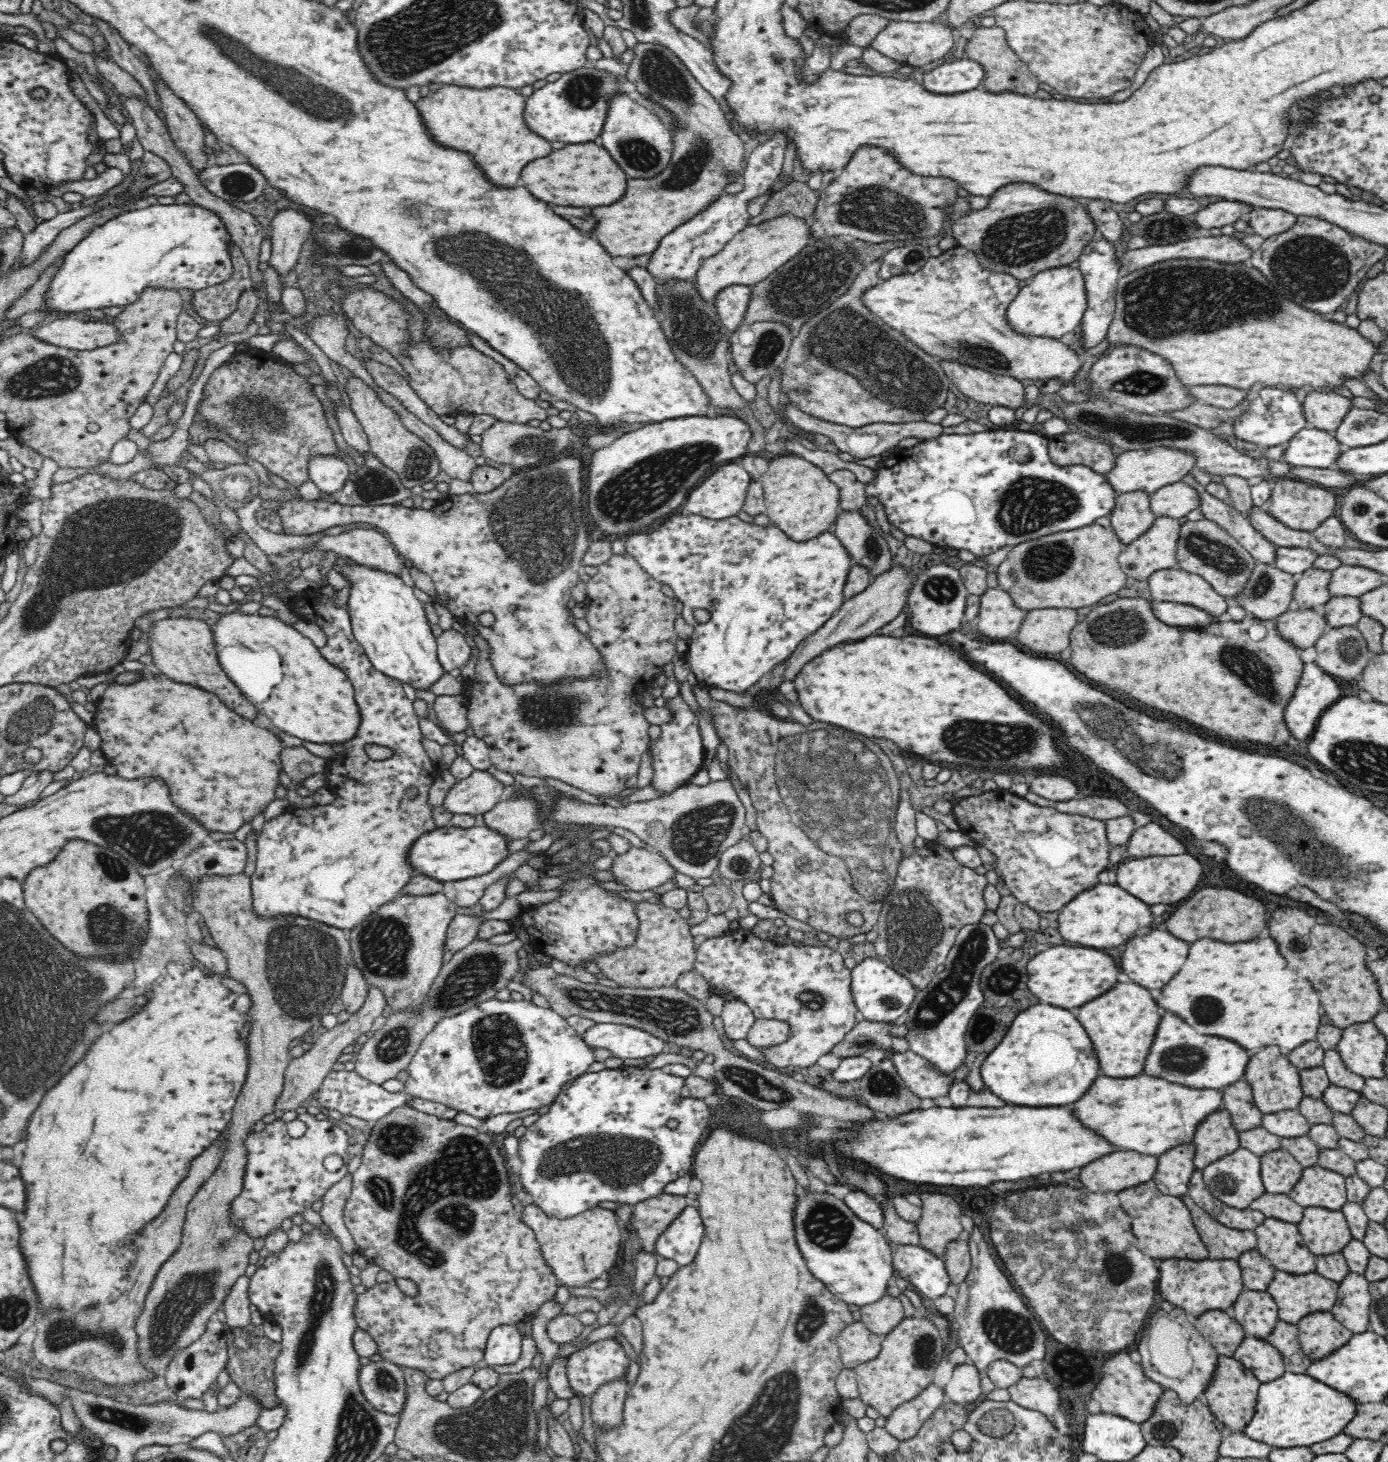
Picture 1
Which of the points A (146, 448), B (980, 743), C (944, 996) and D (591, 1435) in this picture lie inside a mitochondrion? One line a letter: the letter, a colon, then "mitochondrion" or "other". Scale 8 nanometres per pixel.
A: other
B: mitochondrion
C: mitochondrion
D: other

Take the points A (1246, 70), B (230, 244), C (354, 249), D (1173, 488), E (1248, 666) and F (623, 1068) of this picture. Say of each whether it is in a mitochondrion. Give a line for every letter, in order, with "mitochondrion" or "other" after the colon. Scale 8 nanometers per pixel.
A: other
B: other
C: mitochondrion
D: other
E: mitochondrion
F: other

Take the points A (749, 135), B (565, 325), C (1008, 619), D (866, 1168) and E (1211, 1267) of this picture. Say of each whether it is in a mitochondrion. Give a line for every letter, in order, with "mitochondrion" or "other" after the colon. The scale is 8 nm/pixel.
A: other
B: mitochondrion
C: other
D: other
E: other

